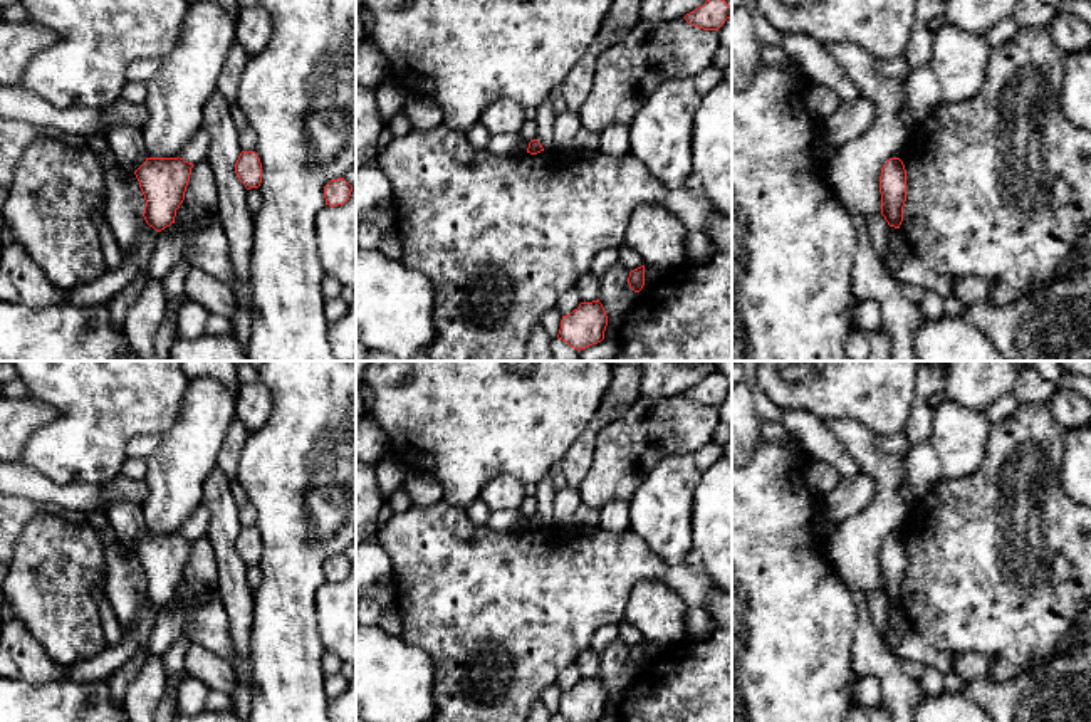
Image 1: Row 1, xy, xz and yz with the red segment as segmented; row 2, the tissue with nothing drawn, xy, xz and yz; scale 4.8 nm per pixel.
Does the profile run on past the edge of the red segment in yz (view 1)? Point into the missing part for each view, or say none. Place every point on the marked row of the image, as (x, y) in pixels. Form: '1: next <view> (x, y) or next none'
1: next none

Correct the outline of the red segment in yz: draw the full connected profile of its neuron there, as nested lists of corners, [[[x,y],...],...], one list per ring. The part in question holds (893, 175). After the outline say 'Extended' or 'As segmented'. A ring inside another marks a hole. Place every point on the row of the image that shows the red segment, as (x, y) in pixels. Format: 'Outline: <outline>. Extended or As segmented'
Outline: [[[890,158],[880,176],[881,215],[890,227],[900,228],[906,201],[906,170],[900,158]]]. As segmented

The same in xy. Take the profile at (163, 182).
Outline: [[[146,158],[134,171],[144,195],[144,220],[156,232],[175,223],[176,210],[185,200],[193,163],[183,158]]]. As segmented

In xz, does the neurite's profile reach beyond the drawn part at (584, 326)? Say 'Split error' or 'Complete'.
Complete

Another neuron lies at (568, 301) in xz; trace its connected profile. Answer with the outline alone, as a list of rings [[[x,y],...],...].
[[[572,287],[566,292],[562,292],[556,302],[556,309],[562,314],[567,316],[571,314],[574,309],[577,309],[581,304],[581,297],[579,292]]]

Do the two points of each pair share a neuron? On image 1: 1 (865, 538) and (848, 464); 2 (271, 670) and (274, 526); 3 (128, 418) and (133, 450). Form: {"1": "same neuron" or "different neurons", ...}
{"1": "different neurons", "2": "same neuron", "3": "different neurons"}

